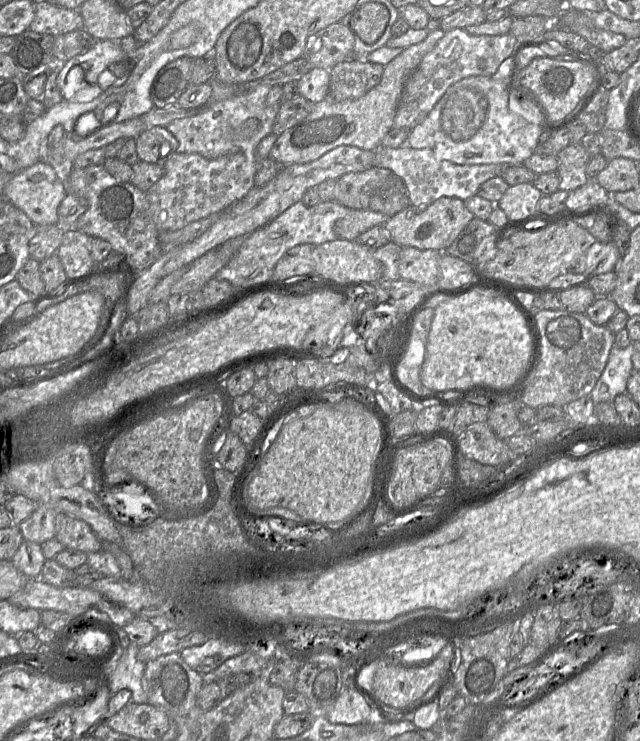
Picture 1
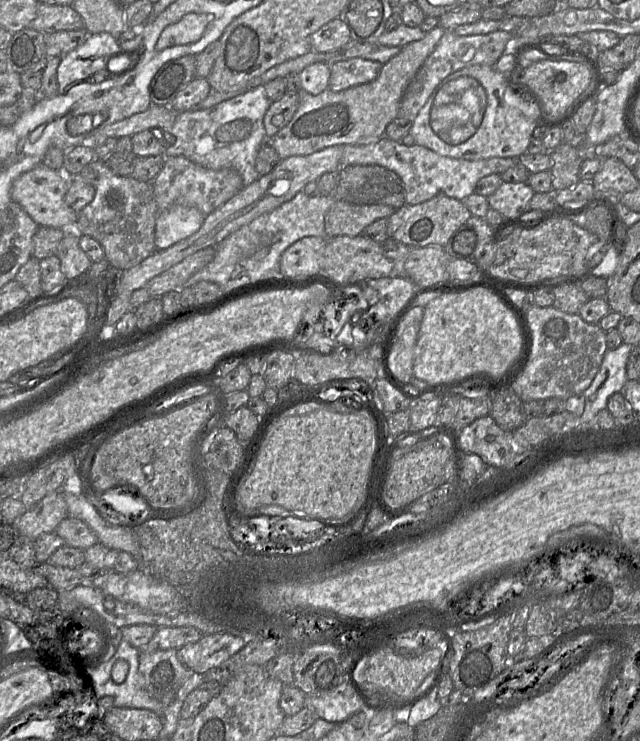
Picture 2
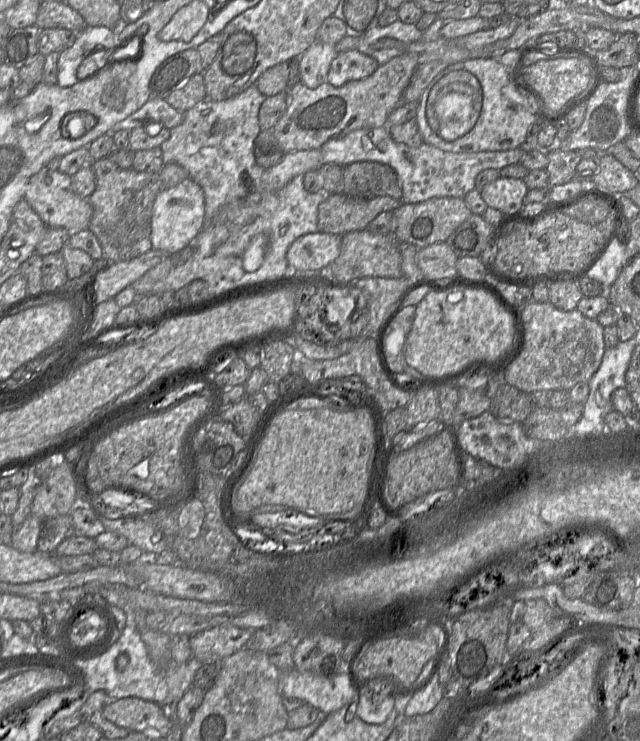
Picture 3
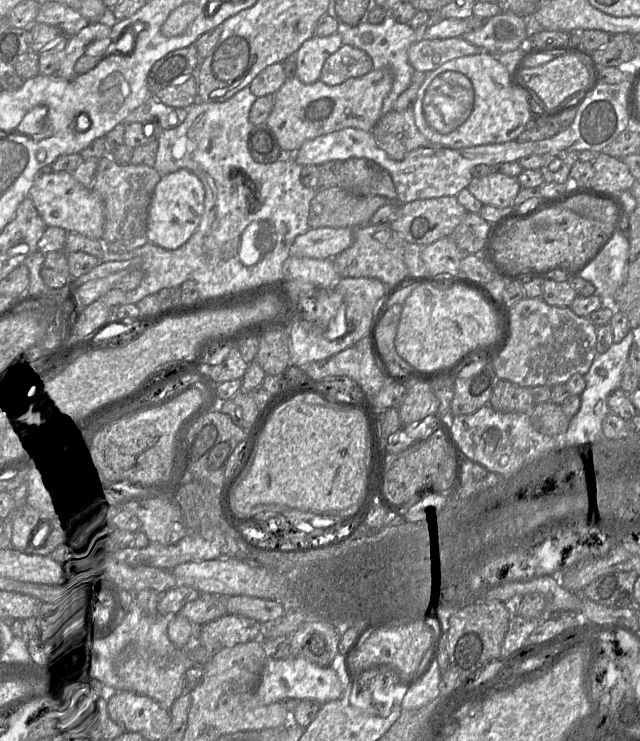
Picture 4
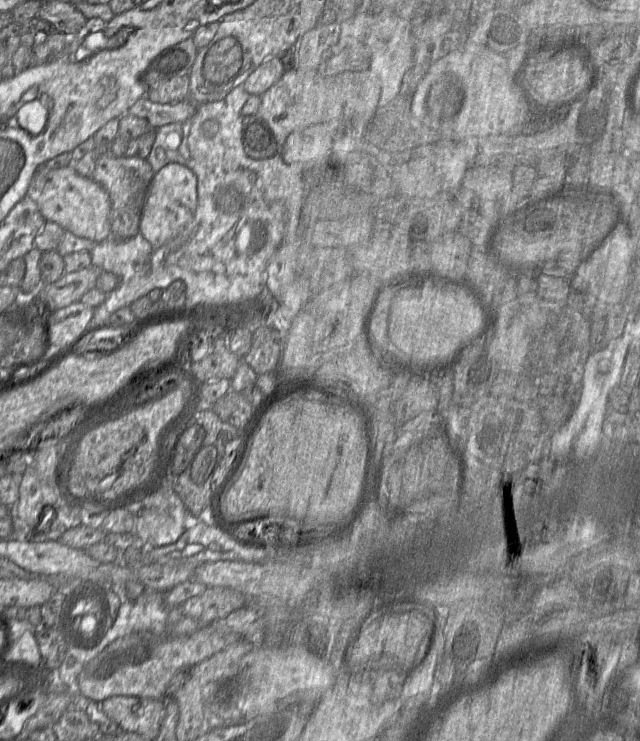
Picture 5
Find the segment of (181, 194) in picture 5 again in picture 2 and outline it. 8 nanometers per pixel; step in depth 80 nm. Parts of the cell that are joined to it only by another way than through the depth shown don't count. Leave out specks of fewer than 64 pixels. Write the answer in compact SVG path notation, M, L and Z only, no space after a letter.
M174 205L159 211L155 226L155 246L165 250L195 234L206 215L195 207Z

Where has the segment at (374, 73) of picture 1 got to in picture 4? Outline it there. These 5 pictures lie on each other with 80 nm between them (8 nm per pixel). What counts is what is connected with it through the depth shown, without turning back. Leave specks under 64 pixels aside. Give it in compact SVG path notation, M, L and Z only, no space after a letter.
M343 44L325 60L320 80L327 85L338 85L349 78L361 77L372 70L372 58L365 51Z

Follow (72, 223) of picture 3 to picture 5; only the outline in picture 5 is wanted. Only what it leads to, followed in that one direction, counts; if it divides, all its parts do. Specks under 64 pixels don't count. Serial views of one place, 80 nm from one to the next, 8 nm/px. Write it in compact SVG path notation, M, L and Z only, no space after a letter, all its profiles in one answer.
M74 166L50 170L36 187L29 187L27 195L36 203L47 222L54 222L65 231L95 243L110 238L110 197L93 178L79 175Z

